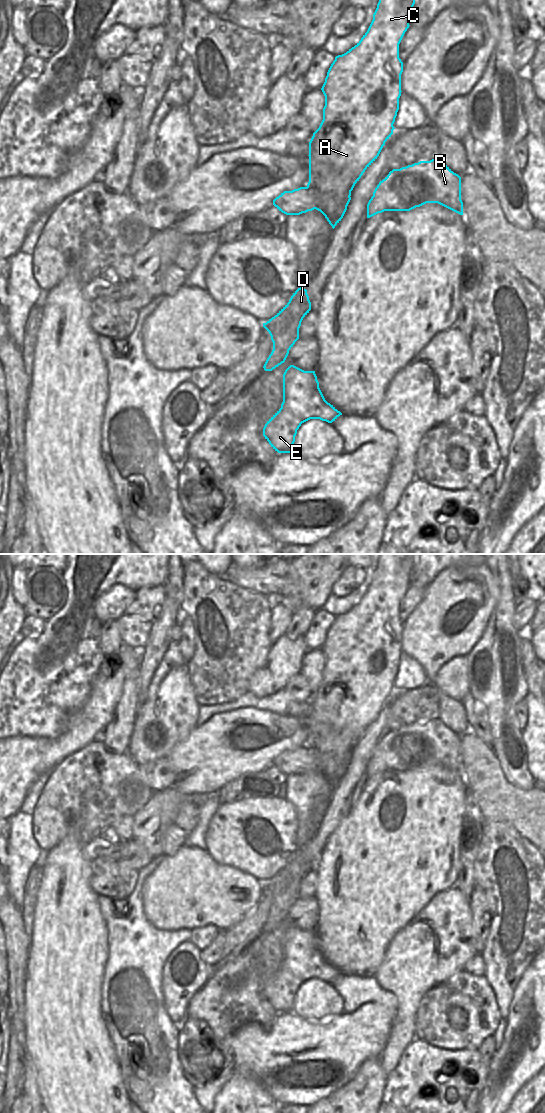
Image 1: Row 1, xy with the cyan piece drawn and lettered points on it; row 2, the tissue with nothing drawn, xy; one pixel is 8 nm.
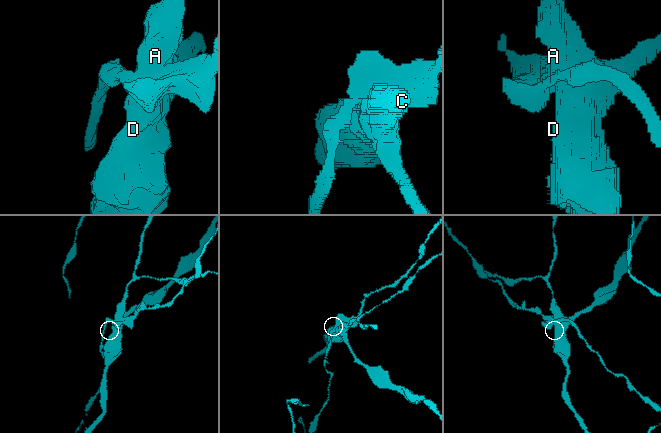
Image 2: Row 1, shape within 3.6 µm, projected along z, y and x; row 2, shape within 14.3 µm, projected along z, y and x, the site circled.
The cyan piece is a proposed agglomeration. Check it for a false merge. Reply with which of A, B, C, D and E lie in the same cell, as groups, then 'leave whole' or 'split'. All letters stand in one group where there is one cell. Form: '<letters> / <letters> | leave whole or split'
A C D E / B | split

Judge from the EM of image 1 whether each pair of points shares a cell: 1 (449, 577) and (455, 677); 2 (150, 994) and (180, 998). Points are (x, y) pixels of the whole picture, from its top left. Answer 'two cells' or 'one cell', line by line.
1: two cells
2: two cells

